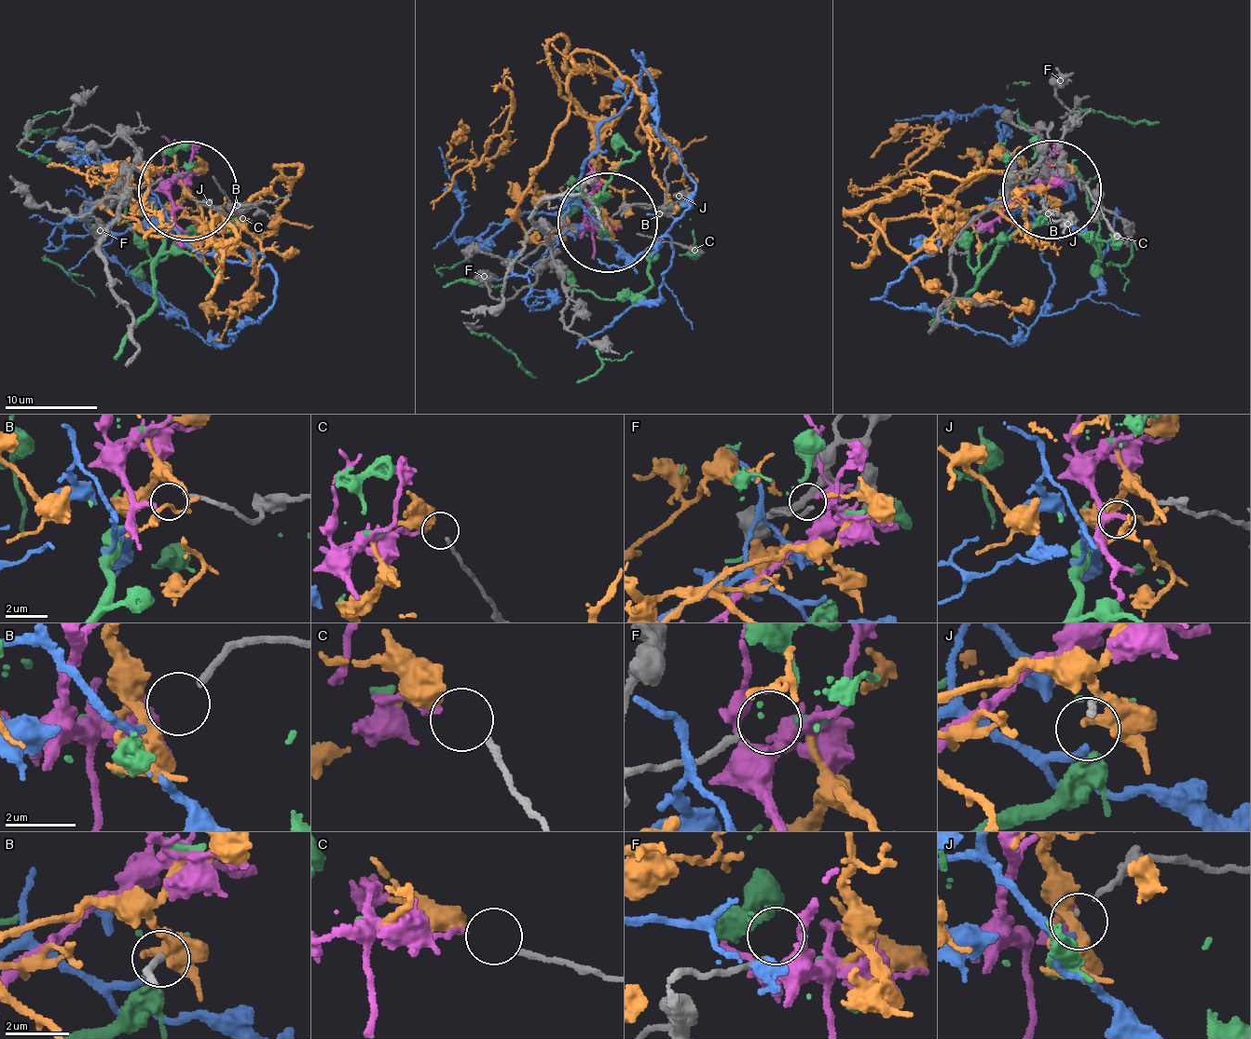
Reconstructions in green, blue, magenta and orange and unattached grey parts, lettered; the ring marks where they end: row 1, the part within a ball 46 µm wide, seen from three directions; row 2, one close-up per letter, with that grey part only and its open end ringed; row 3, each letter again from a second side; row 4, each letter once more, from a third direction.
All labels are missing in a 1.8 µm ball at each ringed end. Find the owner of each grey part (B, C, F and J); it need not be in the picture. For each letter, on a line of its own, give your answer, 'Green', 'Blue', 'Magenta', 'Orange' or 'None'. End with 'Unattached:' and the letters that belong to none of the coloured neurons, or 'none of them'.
B: None
C: Magenta
F: None
J: Blue
Unattached: B, F

